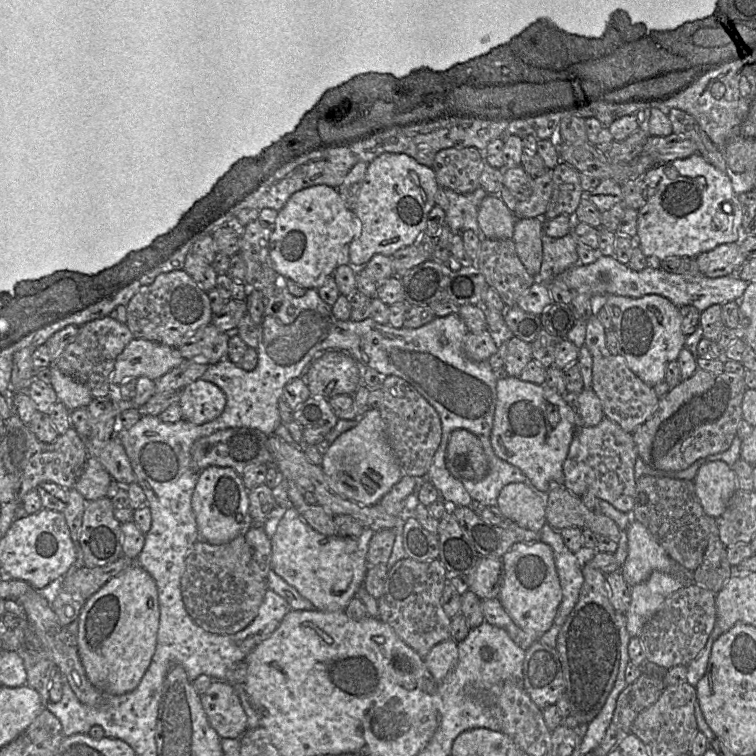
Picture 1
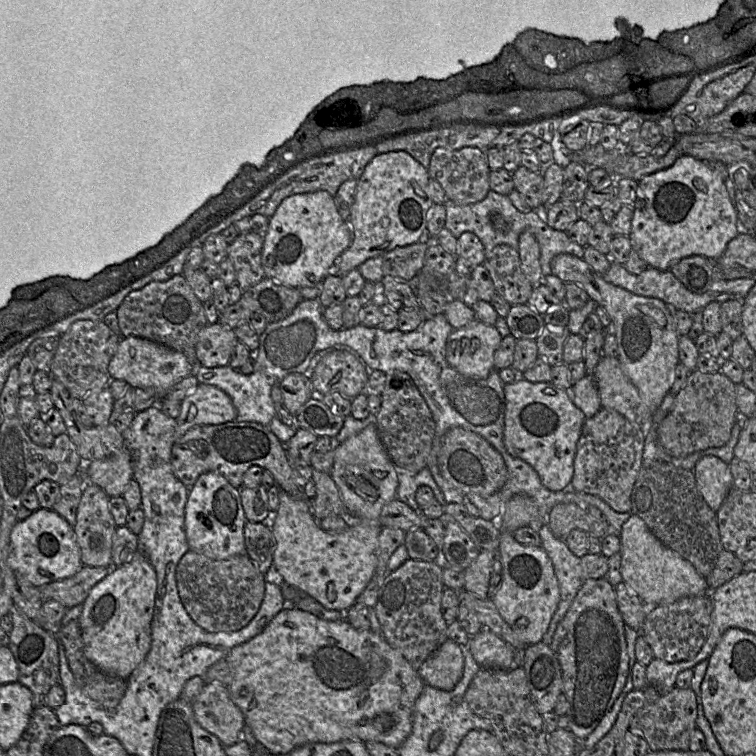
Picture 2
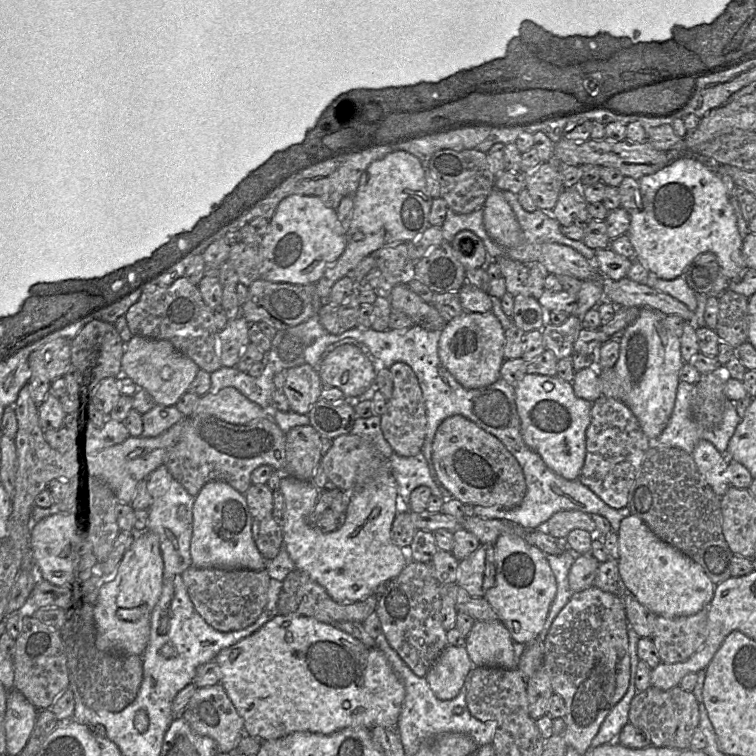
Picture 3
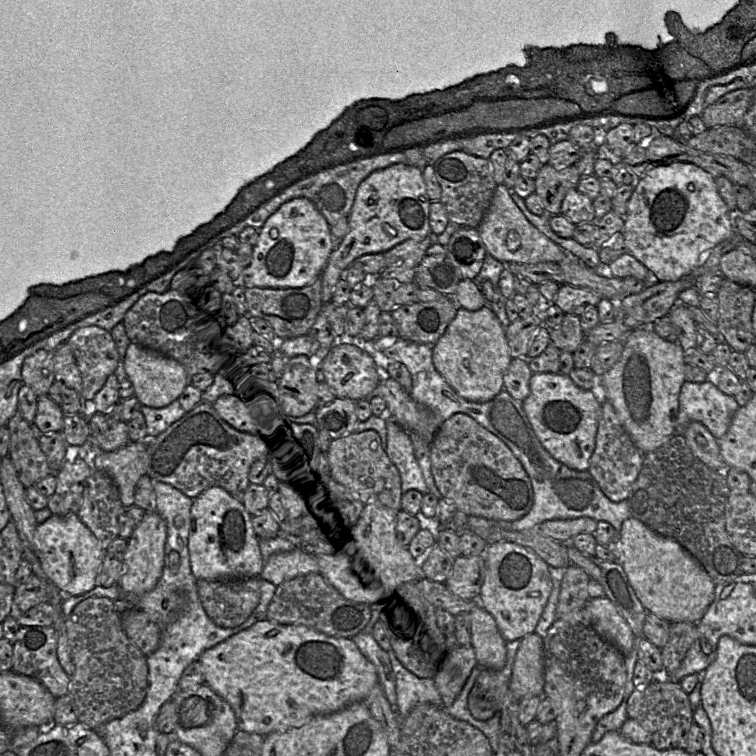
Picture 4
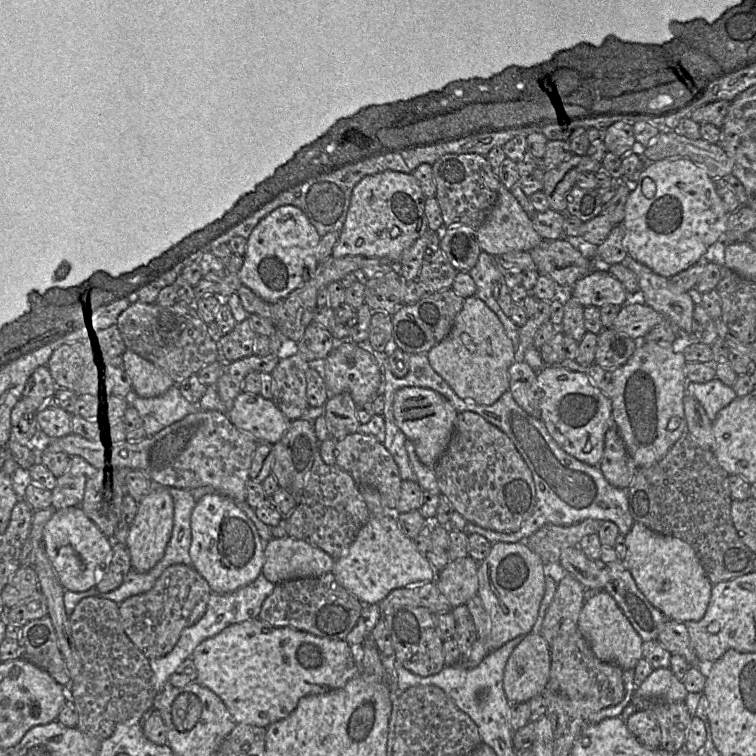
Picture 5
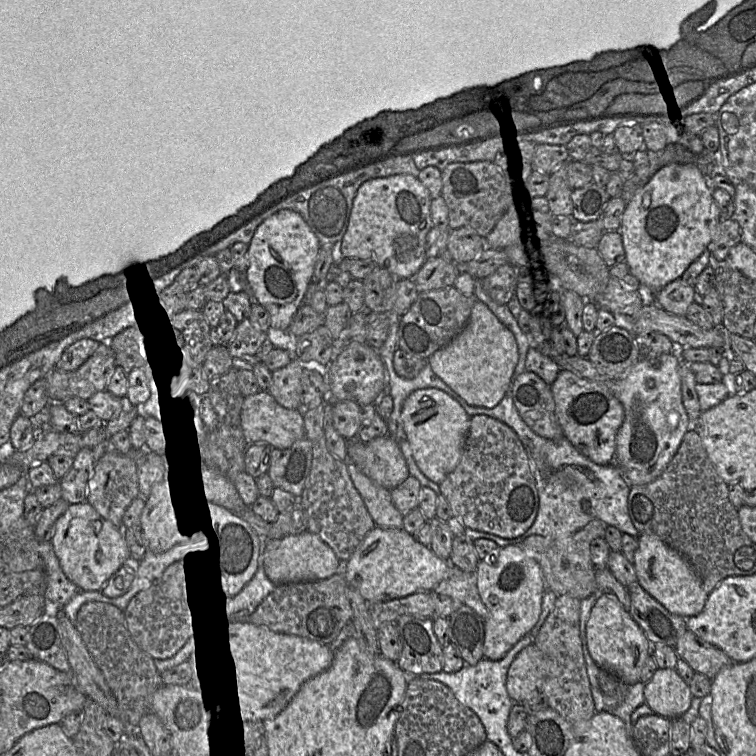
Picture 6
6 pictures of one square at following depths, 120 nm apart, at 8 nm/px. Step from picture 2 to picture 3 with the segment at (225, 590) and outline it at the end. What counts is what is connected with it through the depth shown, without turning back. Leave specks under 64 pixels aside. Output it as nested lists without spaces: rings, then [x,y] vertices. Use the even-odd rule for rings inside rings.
[[[191,565],[182,573],[188,595],[199,615],[215,630],[231,632],[253,624],[268,601],[270,577],[266,569],[198,568]]]

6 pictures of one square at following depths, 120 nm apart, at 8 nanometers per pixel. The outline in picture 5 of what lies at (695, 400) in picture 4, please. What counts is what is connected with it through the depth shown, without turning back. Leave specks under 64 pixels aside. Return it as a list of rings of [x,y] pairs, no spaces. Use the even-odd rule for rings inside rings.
[[[716,378],[707,383],[689,382],[686,394],[700,402],[711,422],[715,421],[720,410],[738,397],[732,387]]]

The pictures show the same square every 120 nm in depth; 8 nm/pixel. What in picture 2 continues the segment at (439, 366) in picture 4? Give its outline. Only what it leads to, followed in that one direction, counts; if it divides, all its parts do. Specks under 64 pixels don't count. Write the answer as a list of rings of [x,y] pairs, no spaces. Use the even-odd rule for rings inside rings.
[[[473,320],[459,329],[453,329],[446,340],[445,356],[458,373],[483,379],[495,369],[494,354],[502,337],[494,325]]]

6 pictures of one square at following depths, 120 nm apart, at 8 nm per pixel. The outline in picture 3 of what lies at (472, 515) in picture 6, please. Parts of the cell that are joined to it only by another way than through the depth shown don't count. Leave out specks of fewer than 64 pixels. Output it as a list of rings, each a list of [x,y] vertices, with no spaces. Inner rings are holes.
[[[454,415],[440,424],[433,442],[432,458],[441,484],[464,505],[513,509],[526,495],[525,477],[516,458],[499,439],[464,416]]]

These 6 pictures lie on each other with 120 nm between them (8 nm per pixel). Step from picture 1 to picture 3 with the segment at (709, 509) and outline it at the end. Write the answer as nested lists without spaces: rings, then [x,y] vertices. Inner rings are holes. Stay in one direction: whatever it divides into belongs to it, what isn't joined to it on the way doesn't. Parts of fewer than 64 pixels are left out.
[[[700,440],[691,456],[707,484],[716,495],[722,497],[730,487],[730,472],[726,455],[719,452],[711,442]]]

